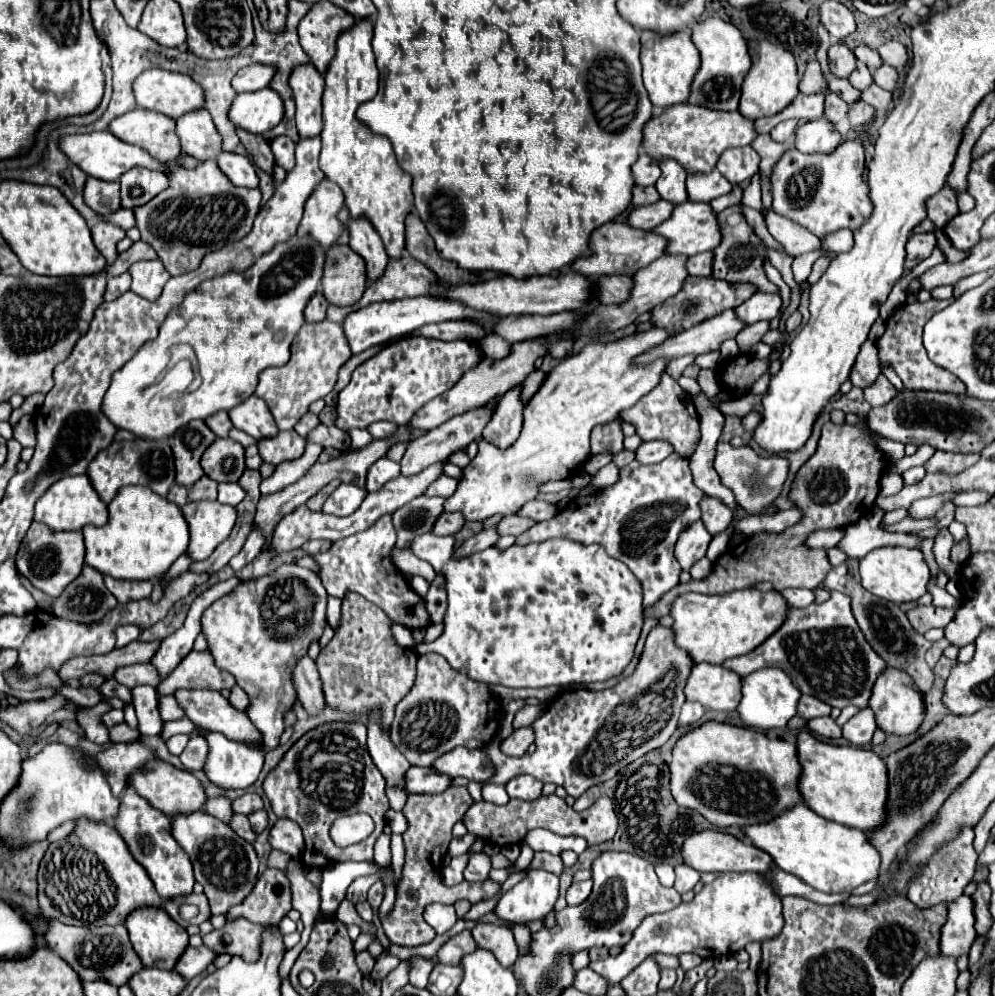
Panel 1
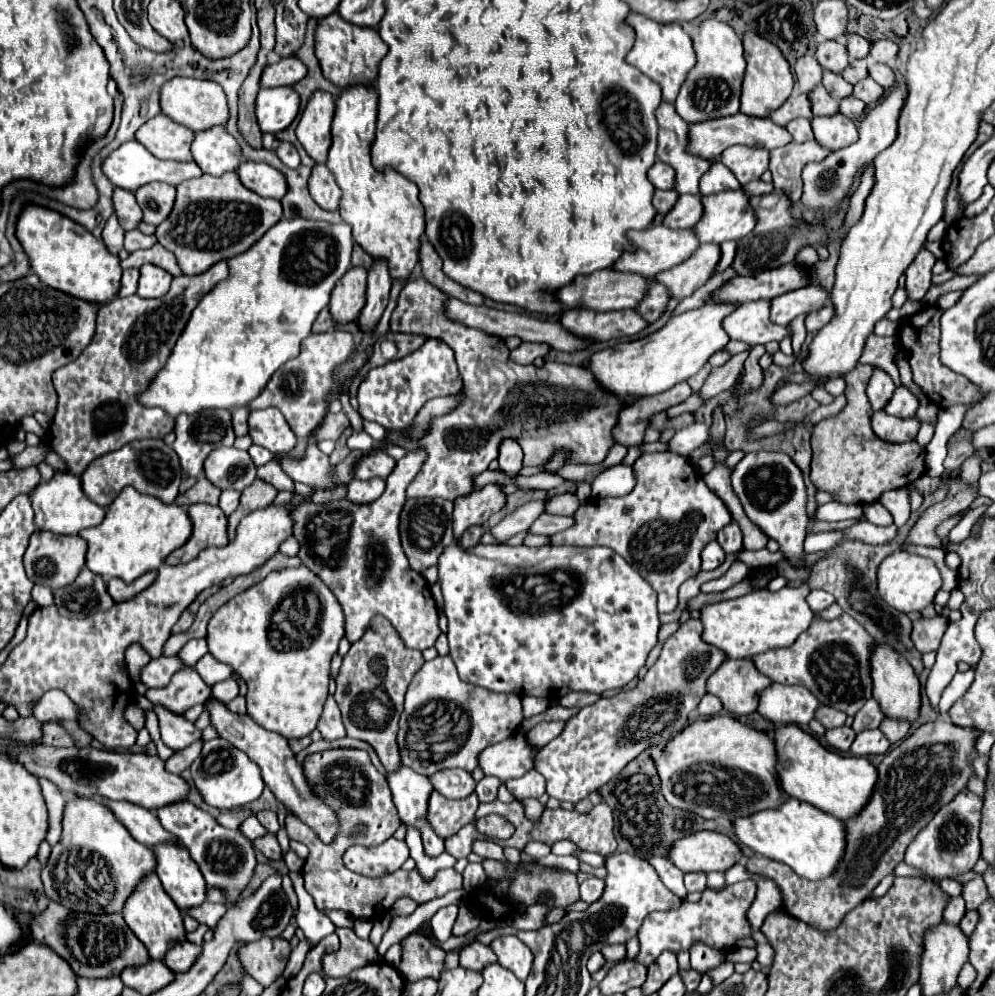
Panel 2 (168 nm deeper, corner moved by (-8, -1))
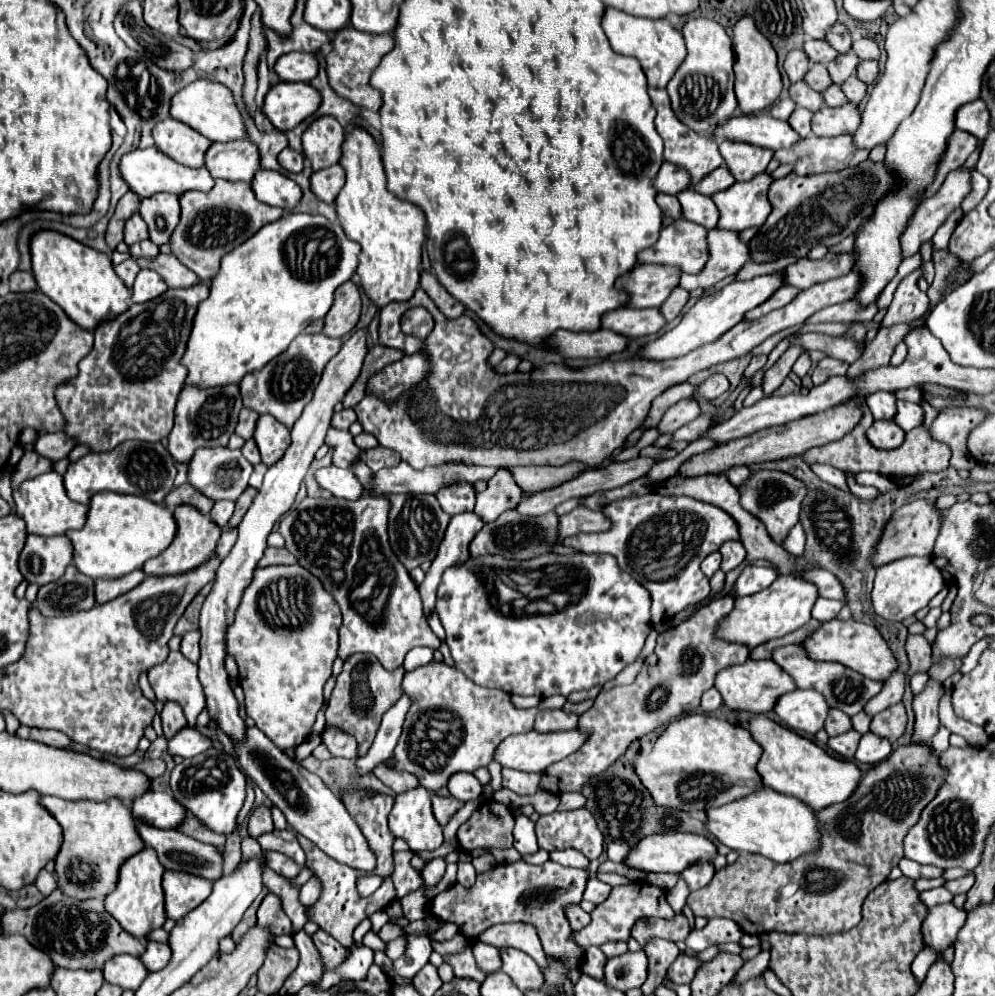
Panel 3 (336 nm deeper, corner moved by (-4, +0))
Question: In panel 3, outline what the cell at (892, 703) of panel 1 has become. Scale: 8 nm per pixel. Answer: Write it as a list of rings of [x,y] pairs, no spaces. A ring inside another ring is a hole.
[[[834,619],[834,621],[822,623],[810,637],[806,637],[802,641],[802,645],[806,647],[806,655],[812,661],[842,663],[844,667],[850,667],[852,671],[858,671],[864,677],[870,677],[870,679],[876,679],[876,681],[886,681],[890,677],[890,673],[898,667],[896,659],[892,657],[892,651],[884,643],[878,629],[872,627],[872,625],[858,623],[858,621]]]

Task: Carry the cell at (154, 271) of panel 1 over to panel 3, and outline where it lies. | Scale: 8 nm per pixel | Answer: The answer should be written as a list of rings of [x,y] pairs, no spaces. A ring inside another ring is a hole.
[[[142,269],[134,281],[134,287],[132,287],[132,303],[152,301],[154,297],[162,295],[166,289],[168,287],[166,287],[164,279],[156,271]]]

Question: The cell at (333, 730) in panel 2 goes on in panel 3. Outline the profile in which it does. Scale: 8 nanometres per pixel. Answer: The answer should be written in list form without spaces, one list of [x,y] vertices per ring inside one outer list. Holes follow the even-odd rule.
[[[324,729],[322,733],[322,743],[328,747],[328,751],[336,757],[346,757],[346,759],[356,759],[358,757],[358,743],[352,735],[336,729]]]

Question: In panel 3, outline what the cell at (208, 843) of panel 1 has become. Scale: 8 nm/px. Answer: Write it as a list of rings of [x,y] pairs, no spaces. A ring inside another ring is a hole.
[[[148,791],[132,801],[132,815],[158,829],[174,829],[186,817],[184,807],[164,791]]]

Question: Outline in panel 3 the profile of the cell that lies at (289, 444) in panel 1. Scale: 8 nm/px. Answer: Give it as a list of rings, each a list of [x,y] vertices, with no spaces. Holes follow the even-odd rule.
[[[334,465],[324,467],[316,473],[316,481],[320,483],[320,487],[324,487],[326,491],[330,491],[334,497],[340,497],[340,499],[356,501],[364,495],[362,483],[356,479],[356,475],[350,469],[344,471]]]

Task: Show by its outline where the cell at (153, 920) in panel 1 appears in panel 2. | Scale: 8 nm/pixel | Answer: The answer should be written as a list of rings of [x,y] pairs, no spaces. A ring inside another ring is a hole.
[[[156,874],[142,880],[142,884],[136,886],[132,896],[126,900],[124,920],[130,926],[130,930],[136,934],[136,938],[146,946],[146,950],[150,952],[150,958],[154,960],[164,960],[164,952],[168,952],[172,944],[180,944],[180,940],[186,940],[182,912],[178,910],[174,900],[164,892]]]

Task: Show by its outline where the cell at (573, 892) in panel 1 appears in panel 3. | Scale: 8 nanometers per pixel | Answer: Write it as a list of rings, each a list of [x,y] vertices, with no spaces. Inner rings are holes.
[[[588,879],[588,885],[586,885],[586,891],[584,891],[584,899],[586,901],[592,901],[594,905],[600,905],[604,903],[604,899],[608,899],[612,887],[598,881],[598,879]]]

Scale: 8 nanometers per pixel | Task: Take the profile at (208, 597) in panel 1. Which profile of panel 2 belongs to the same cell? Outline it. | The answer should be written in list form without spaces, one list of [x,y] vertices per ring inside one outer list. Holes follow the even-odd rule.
[[[200,638],[200,640],[192,640],[192,642],[184,644],[184,648],[182,648],[176,656],[180,656],[180,660],[182,660],[184,664],[196,664],[206,652],[208,652],[206,640]]]

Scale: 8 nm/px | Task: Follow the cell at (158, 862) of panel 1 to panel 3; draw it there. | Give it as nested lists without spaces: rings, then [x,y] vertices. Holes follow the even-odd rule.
[[[166,871],[162,887],[166,899],[164,901],[166,915],[174,921],[180,921],[202,901],[206,901],[208,895],[212,893],[212,881],[198,879],[196,875],[178,871]]]

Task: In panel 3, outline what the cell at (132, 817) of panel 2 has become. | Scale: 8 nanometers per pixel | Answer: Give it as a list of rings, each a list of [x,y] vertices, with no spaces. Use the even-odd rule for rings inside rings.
[[[138,821],[138,835],[142,837],[142,841],[156,849],[158,857],[160,857],[160,863],[170,869],[170,871],[182,871],[182,873],[190,873],[190,875],[198,875],[198,877],[204,877],[204,879],[210,879],[210,881],[218,881],[222,877],[222,865],[224,865],[224,857],[220,853],[218,847],[212,847],[212,845],[206,845],[206,843],[200,843],[192,837],[186,837],[184,833],[180,831],[174,831],[174,829],[158,829],[158,827],[148,827],[148,823],[142,823]]]

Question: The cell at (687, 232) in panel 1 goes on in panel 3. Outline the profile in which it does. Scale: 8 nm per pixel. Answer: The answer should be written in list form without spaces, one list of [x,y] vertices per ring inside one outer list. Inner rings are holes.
[[[760,173],[750,181],[734,183],[732,187],[714,193],[712,201],[720,211],[718,229],[744,231],[748,227],[764,225],[772,209],[768,201],[768,189],[772,181],[772,175]]]

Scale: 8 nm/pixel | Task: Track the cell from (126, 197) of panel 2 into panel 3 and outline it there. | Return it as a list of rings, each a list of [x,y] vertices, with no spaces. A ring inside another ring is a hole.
[[[136,213],[132,219],[128,219],[126,223],[126,229],[124,229],[124,243],[130,247],[138,241],[144,241],[148,239],[148,227],[146,223],[142,221],[142,217]]]

